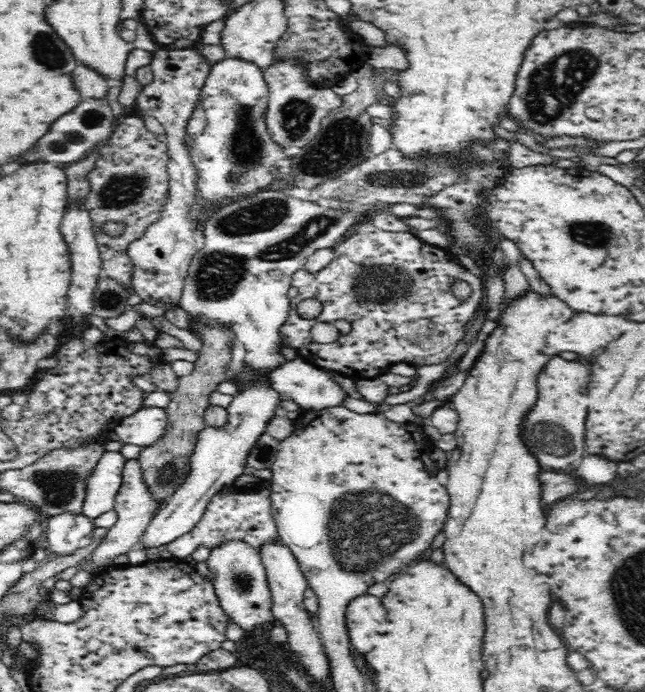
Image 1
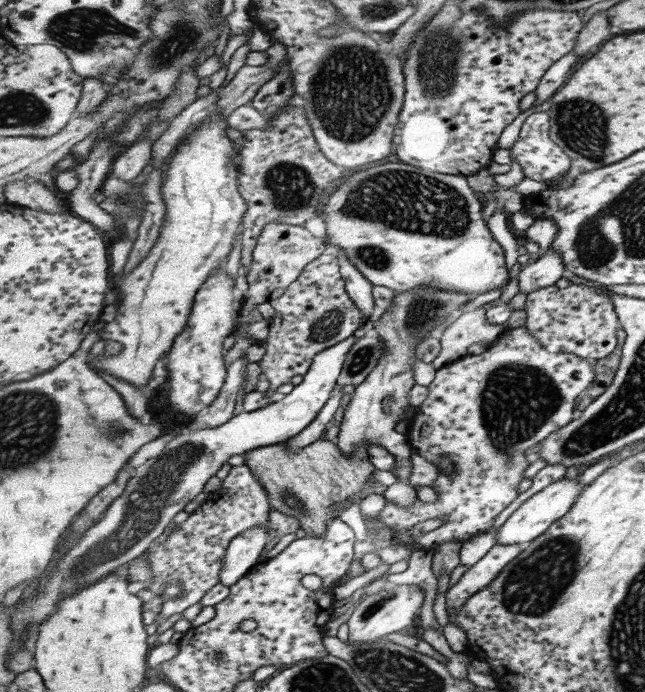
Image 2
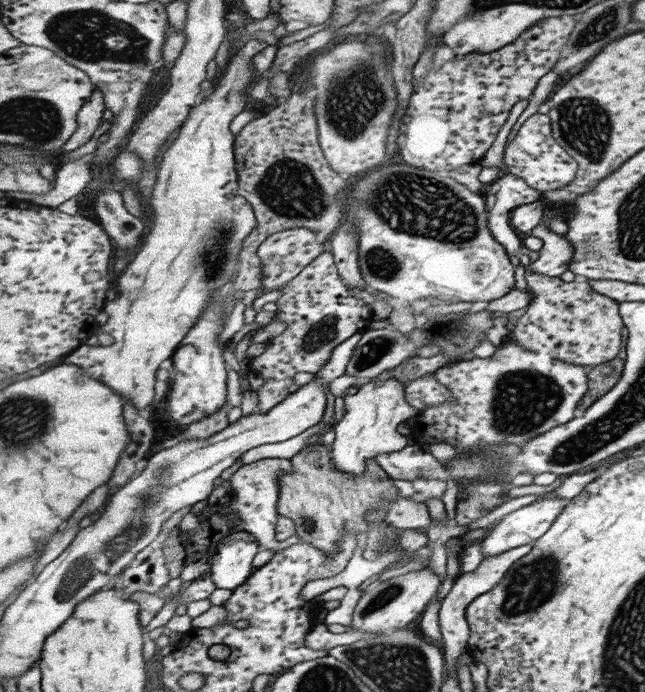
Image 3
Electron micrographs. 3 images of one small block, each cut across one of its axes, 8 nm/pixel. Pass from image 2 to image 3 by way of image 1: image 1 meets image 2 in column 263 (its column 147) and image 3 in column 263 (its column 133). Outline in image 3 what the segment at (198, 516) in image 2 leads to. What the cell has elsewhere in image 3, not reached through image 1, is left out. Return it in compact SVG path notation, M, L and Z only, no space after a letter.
M266 458L241 466L229 479L231 481L231 500L229 503L209 504L207 511L199 515L199 527L190 532L185 540L188 563L208 558L213 560L221 541L231 532L250 532L259 542L261 550L275 553L290 548L301 539L298 535L287 540L277 539L277 524L280 518L278 510L279 494L281 494L281 476L293 472L293 462L286 458Z

